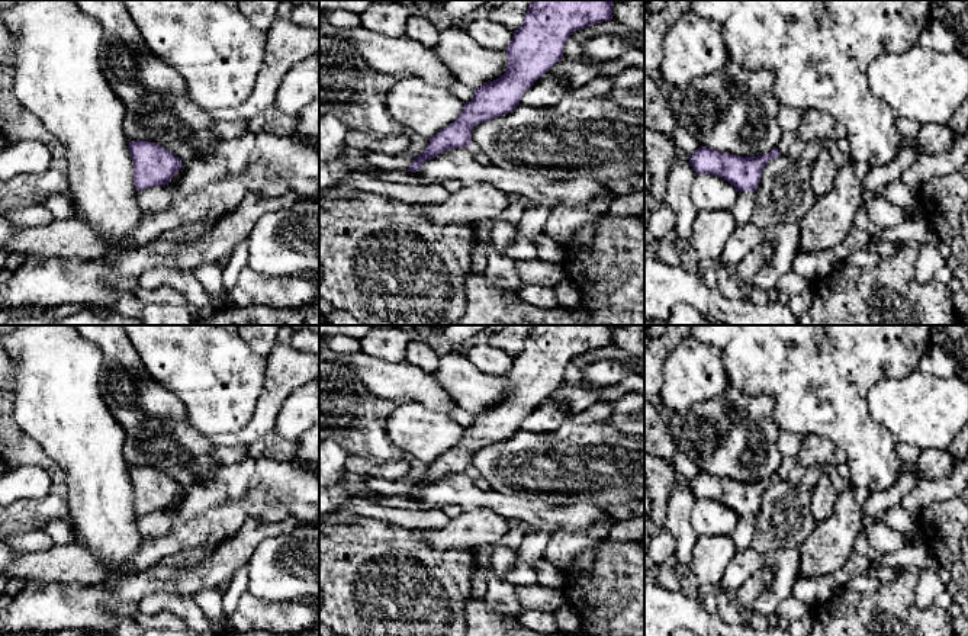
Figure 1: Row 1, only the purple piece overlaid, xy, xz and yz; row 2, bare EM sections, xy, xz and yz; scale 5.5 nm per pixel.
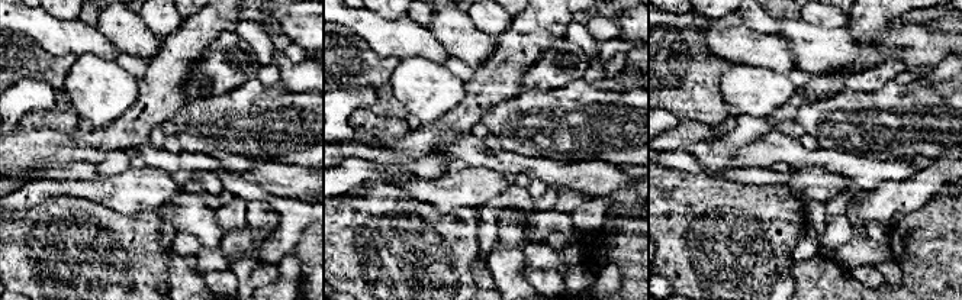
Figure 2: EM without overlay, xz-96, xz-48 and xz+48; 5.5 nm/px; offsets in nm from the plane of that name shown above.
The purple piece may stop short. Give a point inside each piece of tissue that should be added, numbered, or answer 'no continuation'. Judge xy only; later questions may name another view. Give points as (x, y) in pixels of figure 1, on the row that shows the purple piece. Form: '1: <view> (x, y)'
no continuation

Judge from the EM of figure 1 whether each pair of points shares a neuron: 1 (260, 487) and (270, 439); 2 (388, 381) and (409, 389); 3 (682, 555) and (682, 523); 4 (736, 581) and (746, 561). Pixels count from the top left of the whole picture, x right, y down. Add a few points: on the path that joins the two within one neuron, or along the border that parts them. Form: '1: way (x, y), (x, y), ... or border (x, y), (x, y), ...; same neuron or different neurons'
1: border (248, 455), (295, 461); different neurons
2: way (394, 381), (404, 384); same neuron
3: way (682, 548), (682, 530); same neuron
4: way (736, 577), (743, 565); same neuron

